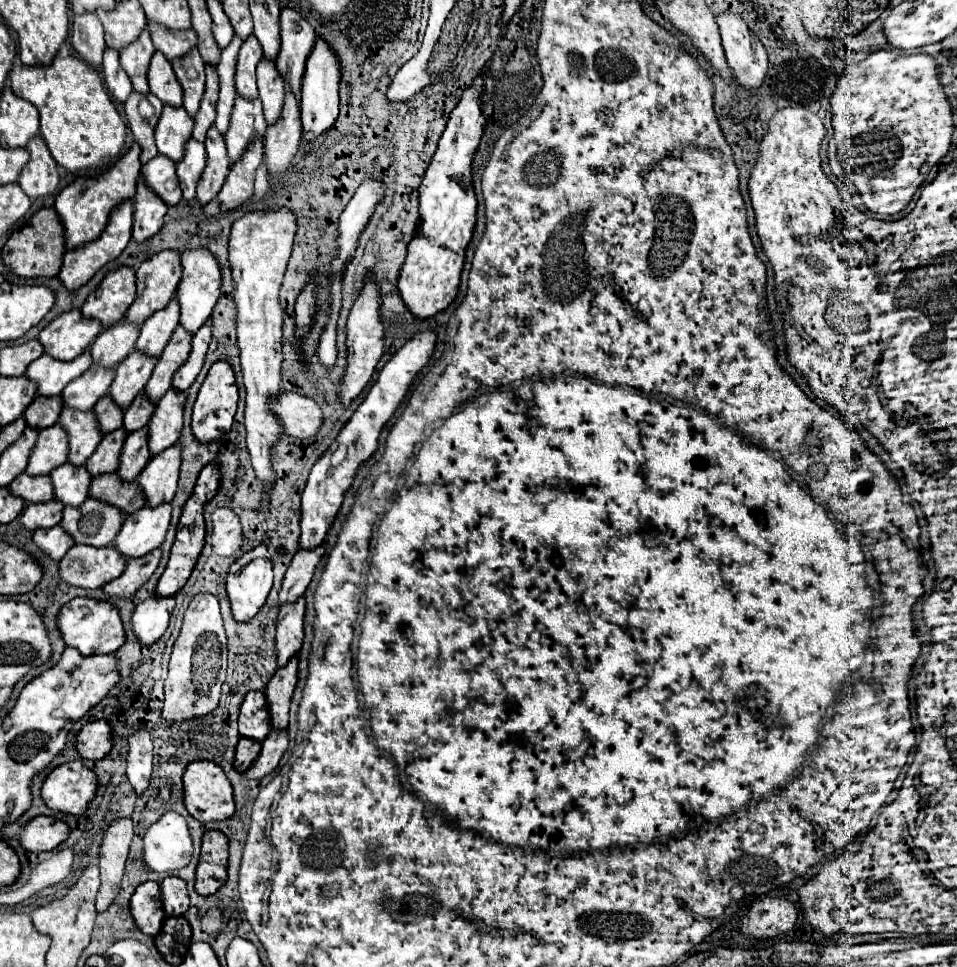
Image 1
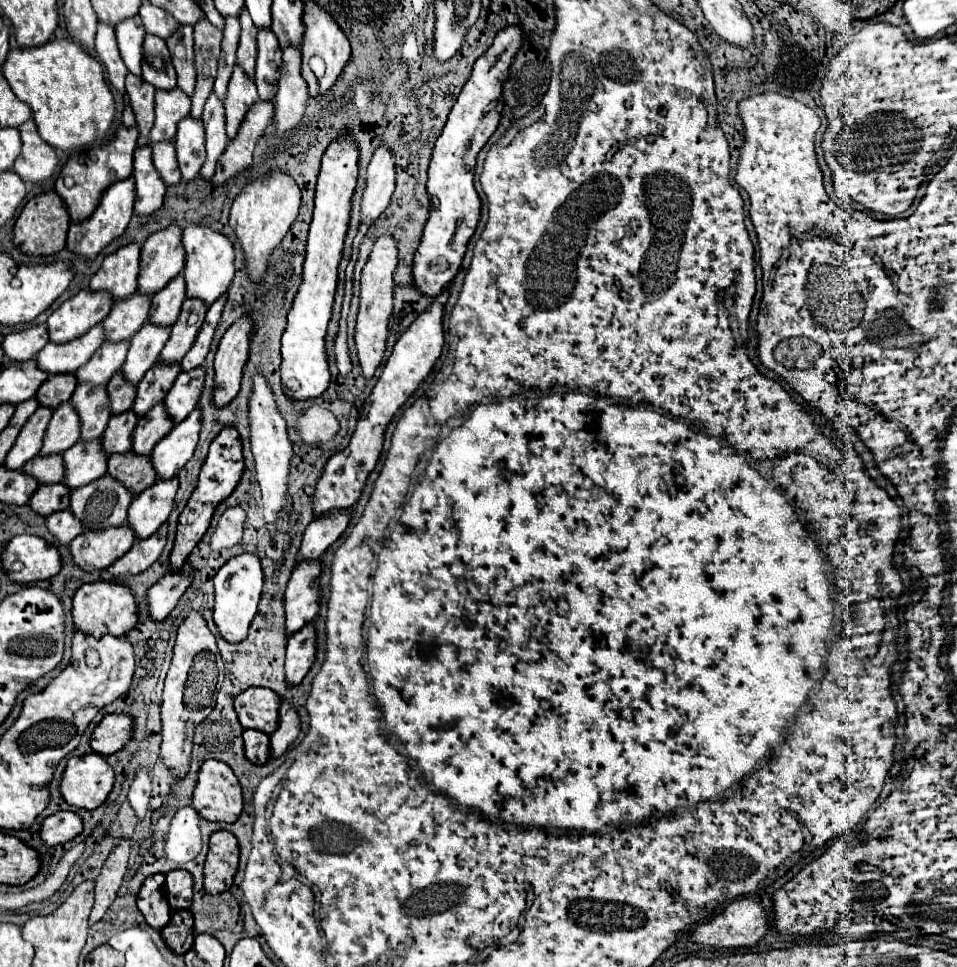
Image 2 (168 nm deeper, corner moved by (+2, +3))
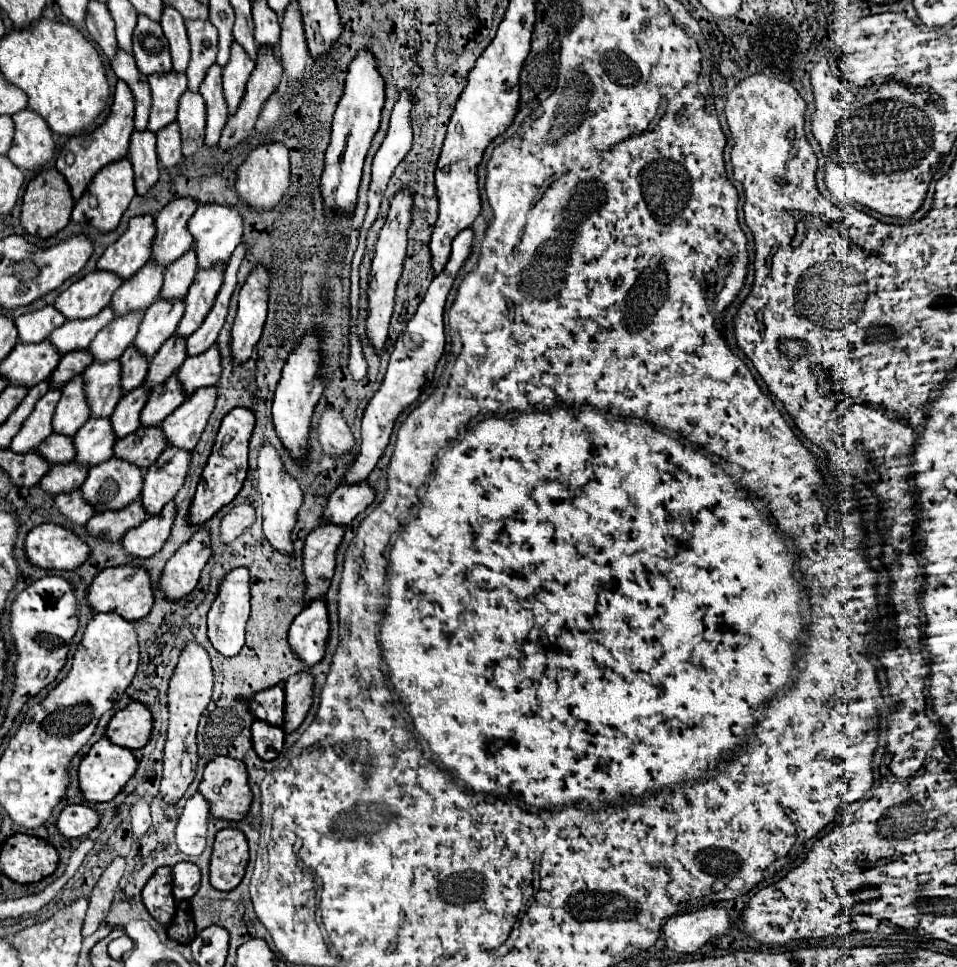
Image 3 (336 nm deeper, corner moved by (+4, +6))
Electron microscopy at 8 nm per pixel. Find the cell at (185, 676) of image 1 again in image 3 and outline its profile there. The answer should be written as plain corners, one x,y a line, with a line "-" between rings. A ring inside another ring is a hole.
187,642
181,650
179,662
175,666
175,672
169,682
167,690
167,708
169,708
169,726
167,726
167,740
163,750
163,778
161,778
161,796
165,802
175,804
193,782
195,764
197,764
197,744
195,744
195,732
197,722
205,708
211,702
213,692
213,668
211,658
207,650
197,642

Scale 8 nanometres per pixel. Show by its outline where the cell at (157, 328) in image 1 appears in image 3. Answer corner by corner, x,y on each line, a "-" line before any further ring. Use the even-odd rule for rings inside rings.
193,250
177,258
177,262
165,268
165,282
159,292
161,300
183,300
197,272
197,258
193,258

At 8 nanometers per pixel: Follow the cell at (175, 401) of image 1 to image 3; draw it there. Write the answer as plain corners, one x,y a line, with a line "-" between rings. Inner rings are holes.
217,346
209,348
207,352
187,358
183,366
177,370
177,378
183,386
185,396
193,394
193,390
199,390
201,386
215,386
221,374
219,366
219,350

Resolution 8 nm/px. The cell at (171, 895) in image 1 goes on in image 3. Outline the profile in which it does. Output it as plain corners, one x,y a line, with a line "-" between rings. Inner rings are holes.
191,862
173,866
173,896
175,900
189,900
199,888
199,868

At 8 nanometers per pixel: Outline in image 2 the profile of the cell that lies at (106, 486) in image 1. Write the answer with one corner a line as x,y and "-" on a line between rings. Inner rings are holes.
133,451
109,455
109,469
107,471
117,481
121,481
127,489
131,489
135,495
141,493
143,489
147,489
147,485
151,485
151,481
157,479
151,457
137,455

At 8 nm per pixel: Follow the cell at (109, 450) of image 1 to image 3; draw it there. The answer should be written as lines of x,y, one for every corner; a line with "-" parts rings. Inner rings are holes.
139,386
119,400
119,406
109,418
117,438
125,438
127,434
139,428
139,414
147,402
147,396
149,396
149,390
145,386

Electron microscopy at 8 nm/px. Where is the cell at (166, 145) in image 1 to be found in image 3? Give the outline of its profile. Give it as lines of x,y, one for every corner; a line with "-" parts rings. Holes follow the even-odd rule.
169,72
163,76
149,76
149,86
151,86
151,116
149,116
149,130
157,132
171,122
175,122
177,108
179,108
179,98
187,90
187,76

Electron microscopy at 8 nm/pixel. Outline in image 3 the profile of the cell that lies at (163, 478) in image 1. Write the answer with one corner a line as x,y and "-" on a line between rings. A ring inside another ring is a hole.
215,386
199,388
173,414
169,414
161,422
161,430
167,438
167,444
181,446
183,450
193,450
215,406
215,398
217,398

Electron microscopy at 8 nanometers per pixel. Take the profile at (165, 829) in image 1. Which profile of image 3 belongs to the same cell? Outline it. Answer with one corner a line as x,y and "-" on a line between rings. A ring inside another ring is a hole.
197,792
193,794
177,824
177,848
187,856
199,856
205,848
207,838
207,820
209,820
209,804
207,800

